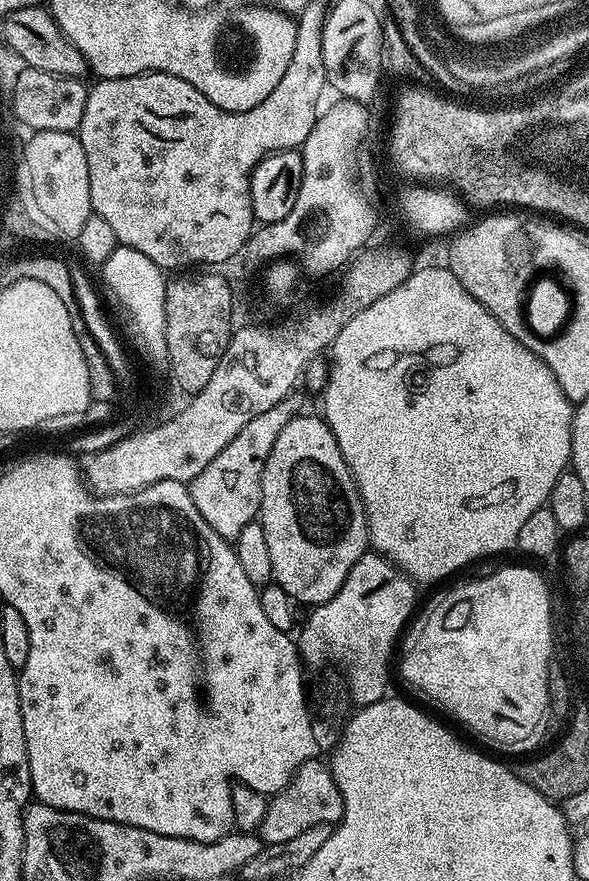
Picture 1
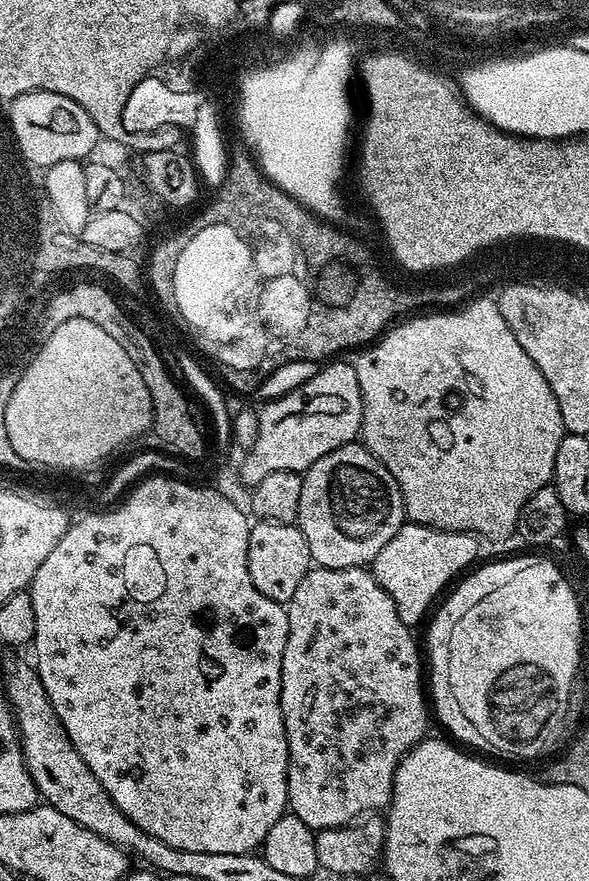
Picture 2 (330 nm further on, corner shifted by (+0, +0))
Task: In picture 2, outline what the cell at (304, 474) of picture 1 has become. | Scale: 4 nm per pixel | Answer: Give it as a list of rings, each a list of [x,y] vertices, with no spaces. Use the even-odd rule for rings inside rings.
[[[353,442],[350,444],[343,444],[342,447],[335,448],[330,454],[318,458],[303,473],[303,478],[302,496],[298,498],[296,524],[302,530],[302,534],[306,538],[306,546],[310,546],[313,565],[321,568],[362,568],[371,565],[372,559],[378,554],[378,550],[382,550],[382,546],[386,546],[386,542],[390,542],[390,538],[394,538],[394,534],[398,534],[398,530],[406,523],[404,499],[400,493],[398,482],[392,477],[390,470],[386,470],[386,466],[382,466],[380,459],[359,443]]]

